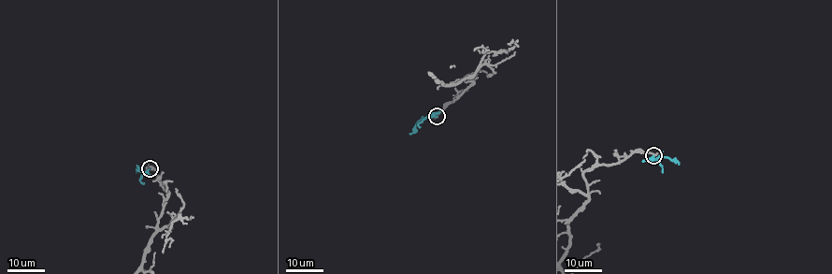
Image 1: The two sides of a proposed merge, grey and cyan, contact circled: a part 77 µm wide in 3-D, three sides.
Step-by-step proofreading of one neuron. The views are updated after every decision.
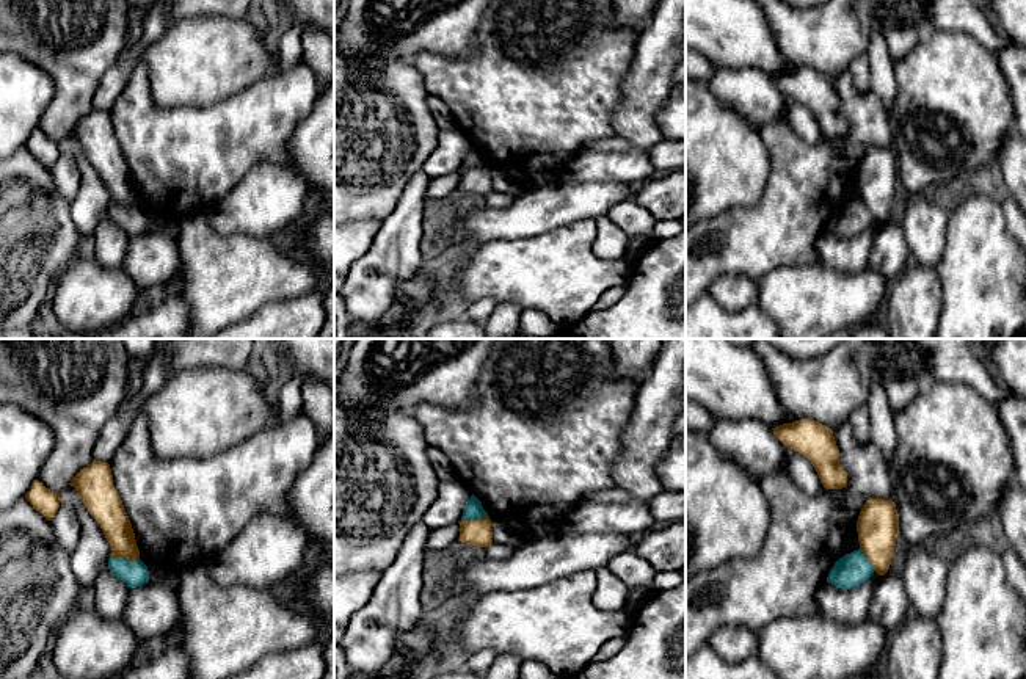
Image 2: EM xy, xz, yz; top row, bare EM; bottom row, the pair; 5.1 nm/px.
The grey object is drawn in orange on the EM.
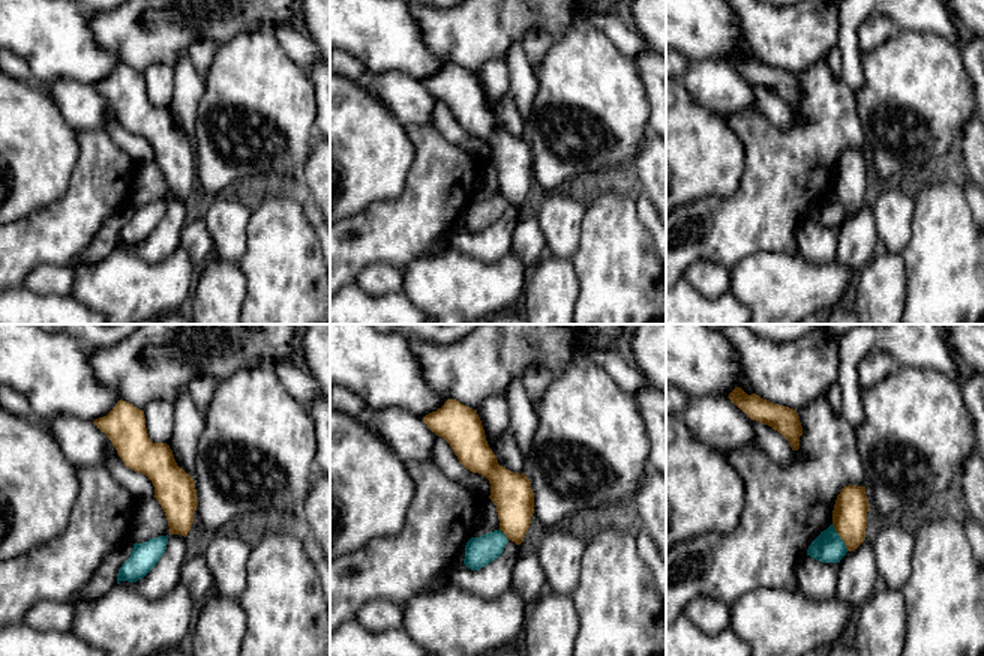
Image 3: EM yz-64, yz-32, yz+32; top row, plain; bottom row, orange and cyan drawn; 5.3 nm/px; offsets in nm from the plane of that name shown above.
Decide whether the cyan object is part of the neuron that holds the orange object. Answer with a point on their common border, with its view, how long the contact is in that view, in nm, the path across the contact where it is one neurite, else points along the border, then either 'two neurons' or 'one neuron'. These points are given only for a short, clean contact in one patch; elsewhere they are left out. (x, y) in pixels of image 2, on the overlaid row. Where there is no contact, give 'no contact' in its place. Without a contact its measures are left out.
meets orange in xy at (126, 557); contact 150 nm long; border along xy (112, 555), (138, 560); two neurons

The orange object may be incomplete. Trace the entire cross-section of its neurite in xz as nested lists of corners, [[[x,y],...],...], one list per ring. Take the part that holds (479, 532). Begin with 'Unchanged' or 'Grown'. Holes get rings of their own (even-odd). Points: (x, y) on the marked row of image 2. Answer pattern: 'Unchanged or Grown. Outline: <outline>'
Unchanged. Outline: [[[489,516],[475,521],[461,521],[458,541],[477,547],[486,547],[493,543],[491,522],[493,521],[489,519]]]

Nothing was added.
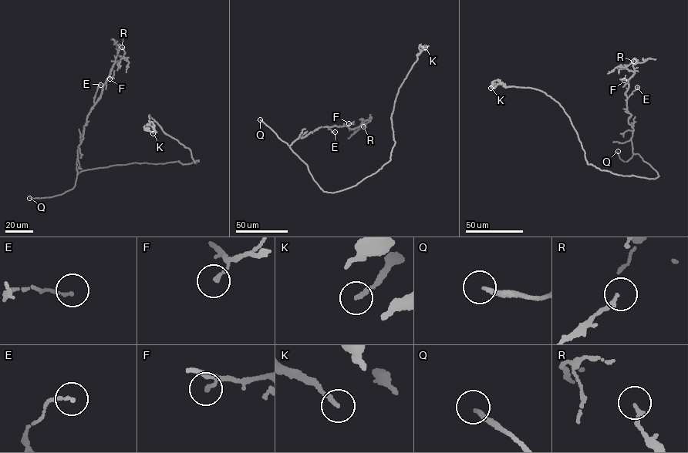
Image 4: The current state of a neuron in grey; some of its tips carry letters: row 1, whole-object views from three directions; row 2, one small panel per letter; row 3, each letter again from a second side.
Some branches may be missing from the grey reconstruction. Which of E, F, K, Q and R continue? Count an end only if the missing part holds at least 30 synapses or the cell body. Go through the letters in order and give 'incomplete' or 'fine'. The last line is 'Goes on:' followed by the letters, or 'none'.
E: fine
F: fine
K: fine
Q: incomplete
R: fine
Goes on: Q

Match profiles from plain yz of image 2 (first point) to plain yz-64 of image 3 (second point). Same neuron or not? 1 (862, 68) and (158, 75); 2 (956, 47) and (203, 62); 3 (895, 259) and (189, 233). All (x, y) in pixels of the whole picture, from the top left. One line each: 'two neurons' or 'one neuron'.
1: one neuron
2: two neurons
3: one neuron

